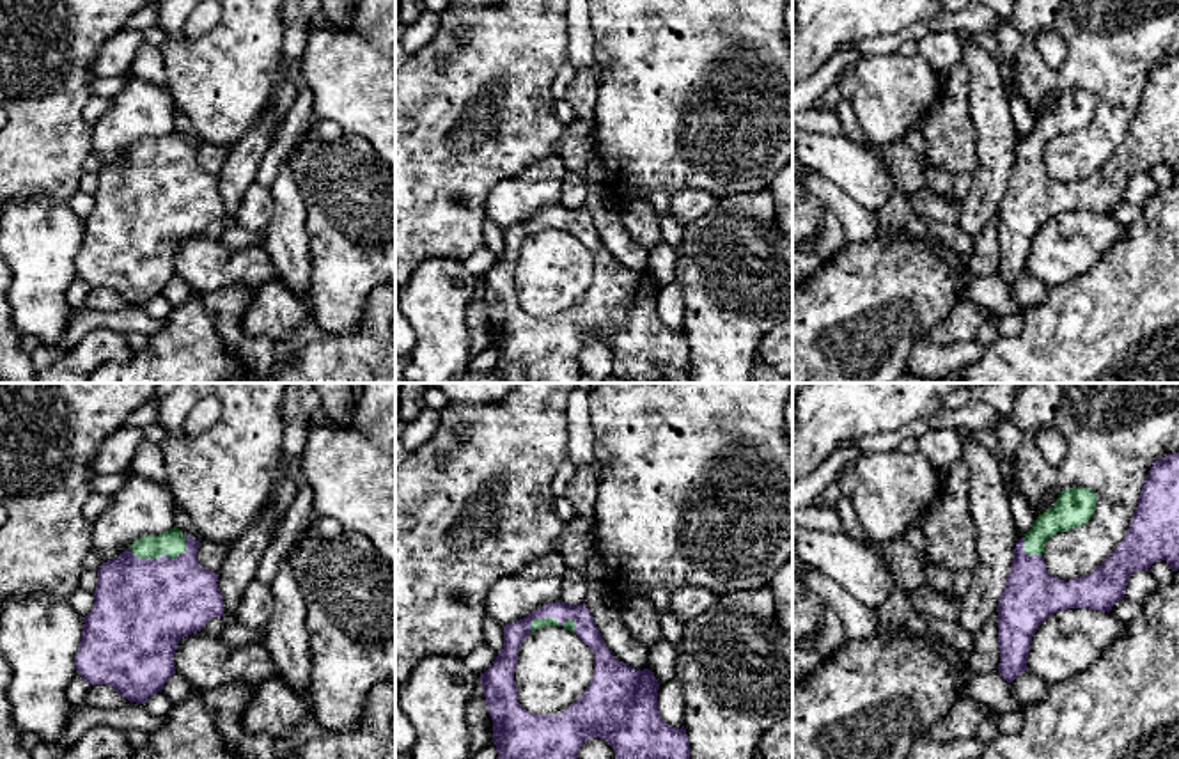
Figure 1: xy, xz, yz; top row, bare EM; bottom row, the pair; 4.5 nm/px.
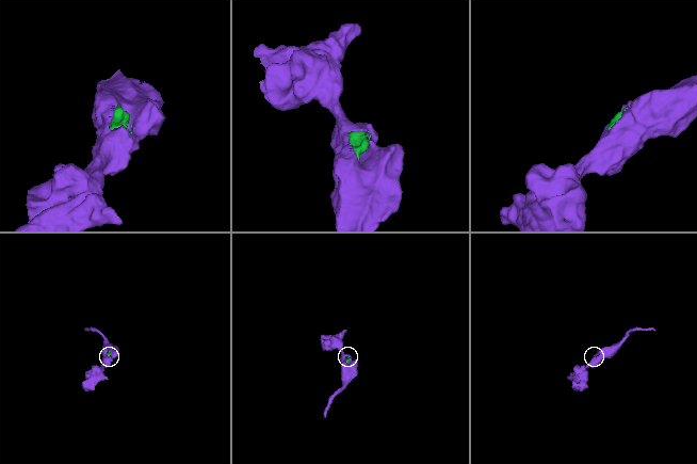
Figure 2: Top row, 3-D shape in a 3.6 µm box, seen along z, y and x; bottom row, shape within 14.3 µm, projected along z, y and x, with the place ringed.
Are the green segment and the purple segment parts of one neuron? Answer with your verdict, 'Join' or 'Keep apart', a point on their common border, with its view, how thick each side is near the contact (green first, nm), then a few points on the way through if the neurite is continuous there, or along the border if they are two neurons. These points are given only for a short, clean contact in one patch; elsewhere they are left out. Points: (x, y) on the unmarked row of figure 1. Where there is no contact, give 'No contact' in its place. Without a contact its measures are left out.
Join. Touches green at xy (162, 156). Thickness 120 nm (green) against 440 nm

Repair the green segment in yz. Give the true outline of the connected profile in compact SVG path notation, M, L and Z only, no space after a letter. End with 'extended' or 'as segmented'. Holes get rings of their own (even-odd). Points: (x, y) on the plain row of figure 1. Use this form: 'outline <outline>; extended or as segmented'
outline M1179 55L1152 66L1138 110L1115 154L1090 177L1060 183L1048 176L1044 147L1057 135L1085 128L1096 113L1090 90L1060 94L1055 108L1039 117L1016 145L1007 186L998 202L998 277L1012 286L1027 271L1035 232L1067 211L1110 215L1124 200L1129 179L1158 163L1179 172Z; extended

